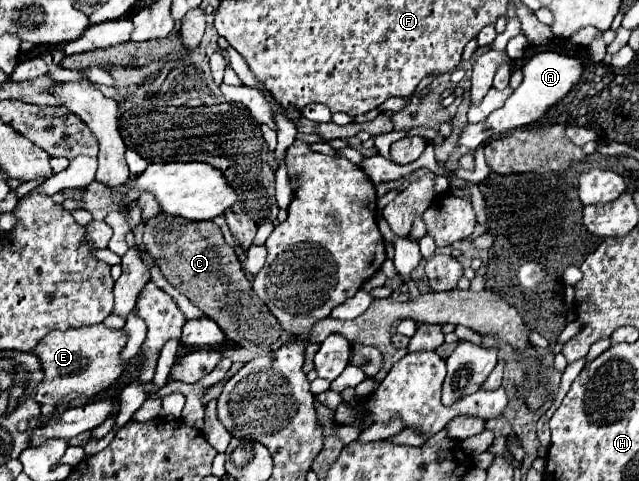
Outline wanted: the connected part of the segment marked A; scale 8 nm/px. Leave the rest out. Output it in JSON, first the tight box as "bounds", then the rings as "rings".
{"bounds":[459,52,585,150],"rings":[[[539,52],[539,54],[535,54],[523,66],[523,74],[525,74],[523,84],[513,90],[513,94],[509,96],[505,106],[497,108],[487,120],[483,120],[479,124],[467,124],[463,134],[459,136],[459,144],[475,150],[477,146],[491,142],[493,138],[501,138],[501,136],[505,136],[505,134],[509,134],[517,128],[539,122],[541,118],[545,118],[549,108],[559,104],[567,96],[567,92],[581,80],[583,70],[585,70],[585,66],[573,56],[563,56],[563,54],[557,54],[557,52]]]}

